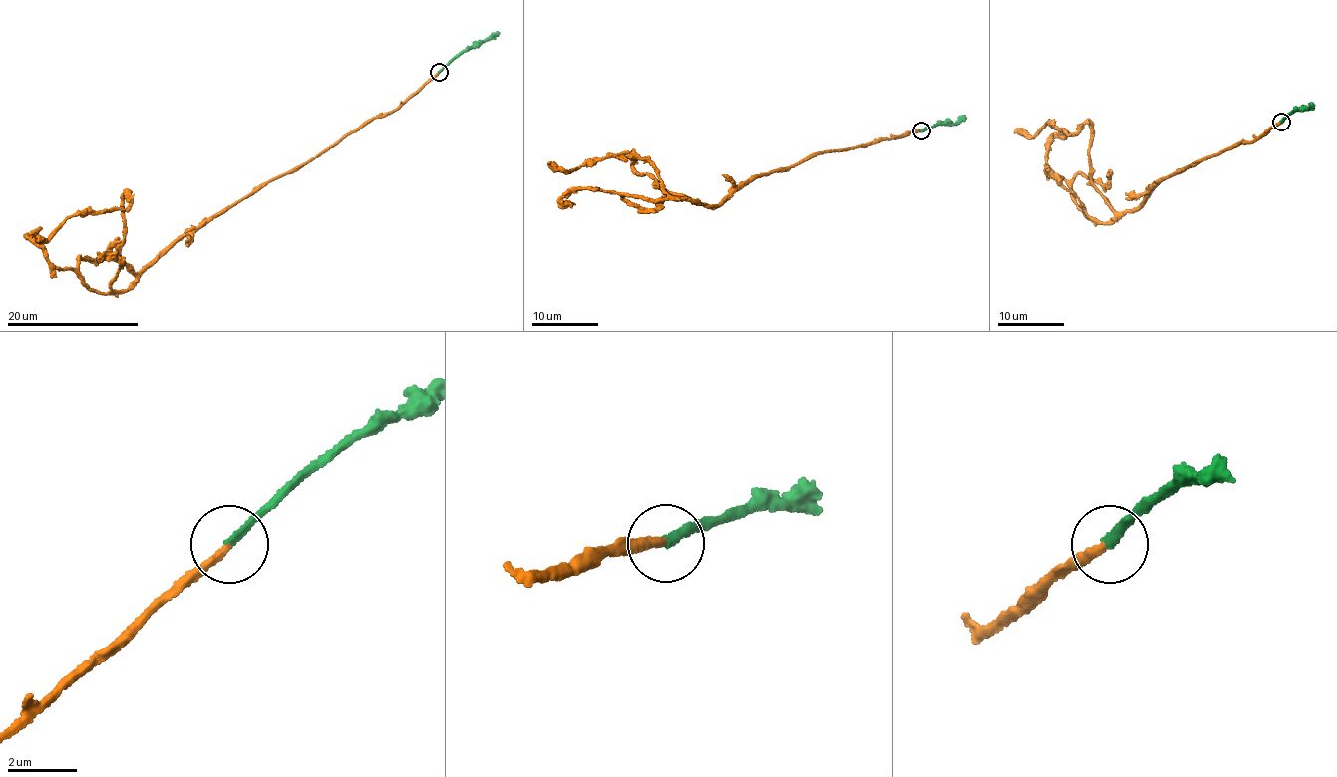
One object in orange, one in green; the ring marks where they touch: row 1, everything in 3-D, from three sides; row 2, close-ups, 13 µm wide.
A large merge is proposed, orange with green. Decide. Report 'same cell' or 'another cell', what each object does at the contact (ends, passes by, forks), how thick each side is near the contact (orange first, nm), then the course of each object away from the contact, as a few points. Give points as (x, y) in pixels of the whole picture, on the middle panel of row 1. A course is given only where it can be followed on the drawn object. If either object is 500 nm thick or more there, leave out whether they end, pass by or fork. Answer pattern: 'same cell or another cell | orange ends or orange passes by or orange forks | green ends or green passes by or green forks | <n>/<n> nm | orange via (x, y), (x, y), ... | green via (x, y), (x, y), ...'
same cell | orange ends | green ends | 240/220 nm | orange via (921, 130), (808, 155), (731, 187), (713, 207), (634, 171), (630, 152), (585, 161), (566, 172), (549, 162) | green via (921, 130), (936, 124), (962, 122), (964, 115)

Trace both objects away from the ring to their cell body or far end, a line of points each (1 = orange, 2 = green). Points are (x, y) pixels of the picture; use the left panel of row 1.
1: (439, 72), (396, 109), (191, 227), (139, 273), (121, 255), (126, 192), (126, 209), (70, 216), (38, 241)
2: (439, 72), (462, 53), (500, 32)

